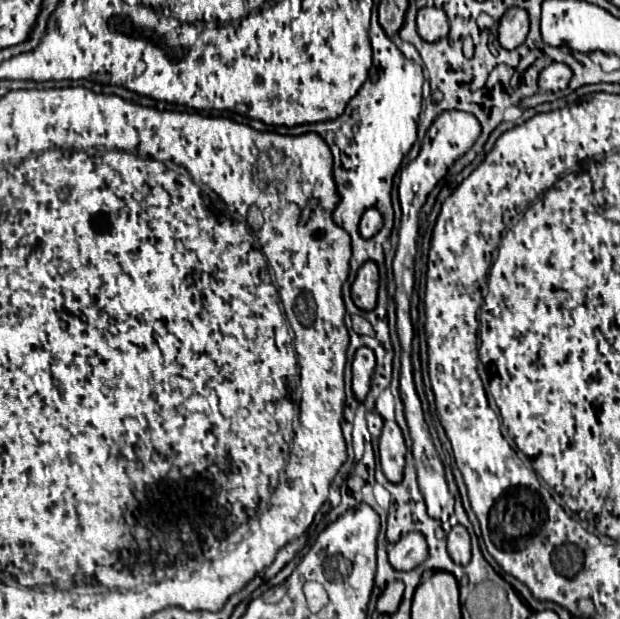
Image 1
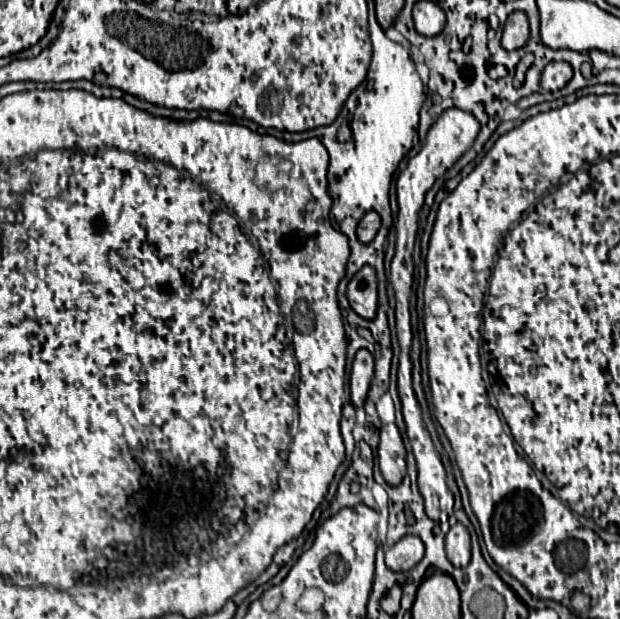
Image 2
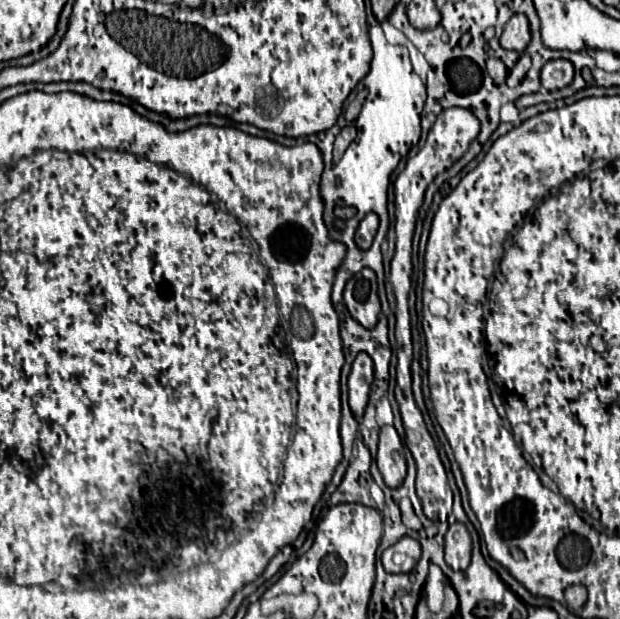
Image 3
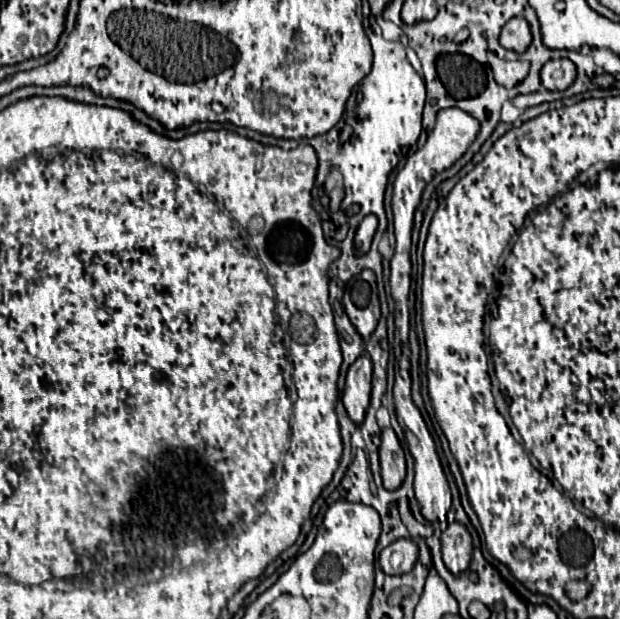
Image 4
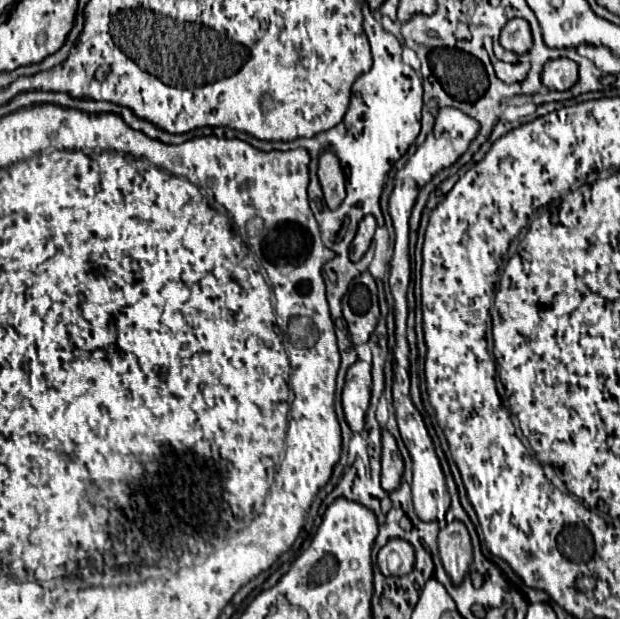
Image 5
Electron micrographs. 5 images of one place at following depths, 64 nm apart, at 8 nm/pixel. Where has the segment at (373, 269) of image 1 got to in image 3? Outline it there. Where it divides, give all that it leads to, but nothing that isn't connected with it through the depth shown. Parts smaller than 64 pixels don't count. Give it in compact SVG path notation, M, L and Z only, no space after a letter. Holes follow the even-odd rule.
M362 268L352 276L344 288L344 302L348 312L366 328L374 328L378 322L380 300L376 294L376 274L370 268Z

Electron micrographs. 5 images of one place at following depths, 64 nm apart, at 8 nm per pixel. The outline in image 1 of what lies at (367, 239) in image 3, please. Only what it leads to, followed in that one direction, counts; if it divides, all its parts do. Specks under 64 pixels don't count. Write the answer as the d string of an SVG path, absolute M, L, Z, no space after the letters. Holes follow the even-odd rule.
M368 208L360 220L360 234L364 238L372 238L382 228L382 214L376 208Z

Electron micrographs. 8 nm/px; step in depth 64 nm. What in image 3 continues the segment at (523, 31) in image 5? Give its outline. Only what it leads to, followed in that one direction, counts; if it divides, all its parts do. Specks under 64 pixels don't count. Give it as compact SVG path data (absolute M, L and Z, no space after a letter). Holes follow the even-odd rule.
M514 14L508 24L504 26L504 32L500 36L500 44L506 50L516 50L516 52L524 52L524 48L530 42L530 26L528 26L528 18L524 14Z

